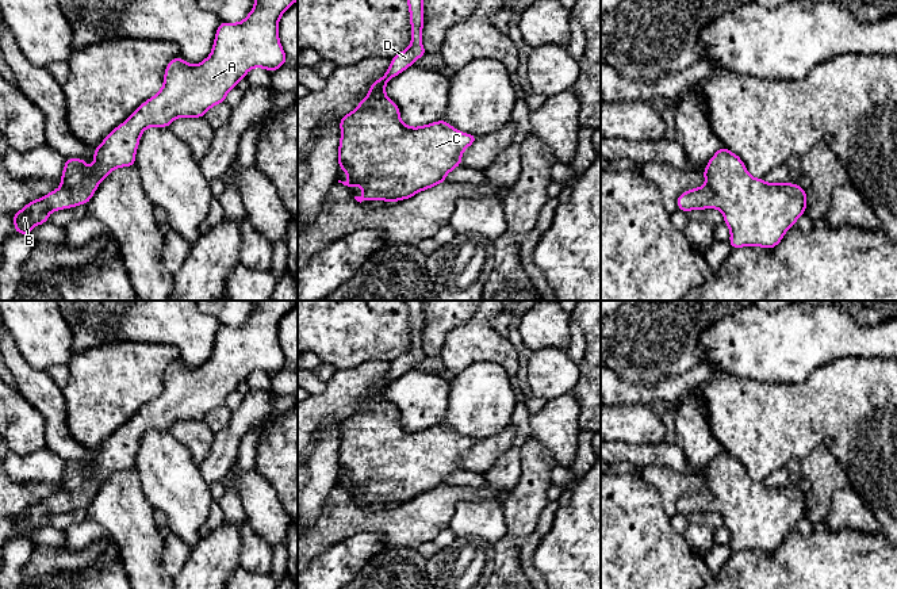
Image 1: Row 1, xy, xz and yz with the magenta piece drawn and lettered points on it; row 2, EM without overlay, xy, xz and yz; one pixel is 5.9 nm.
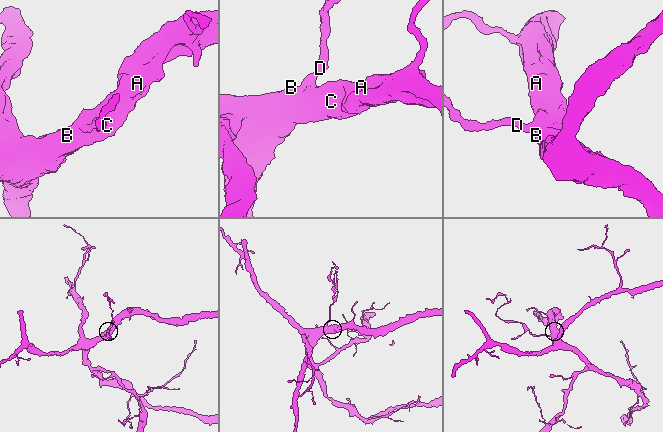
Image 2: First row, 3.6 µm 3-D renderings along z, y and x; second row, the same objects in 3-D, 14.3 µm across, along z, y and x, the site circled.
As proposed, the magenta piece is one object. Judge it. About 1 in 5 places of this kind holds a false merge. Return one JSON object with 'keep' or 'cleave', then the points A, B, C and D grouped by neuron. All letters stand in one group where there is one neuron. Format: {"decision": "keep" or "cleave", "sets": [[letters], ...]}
{"decision": "keep", "sets": [["A", "B", "C", "D"]]}

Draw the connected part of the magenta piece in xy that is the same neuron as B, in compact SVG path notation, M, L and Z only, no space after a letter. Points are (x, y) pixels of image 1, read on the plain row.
M254 301L253 313L242 325L227 326L221 325L210 359L200 367L187 367L180 359L173 362L165 371L162 391L143 405L123 427L115 431L93 455L93 470L88 470L84 462L65 462L64 475L61 478L61 490L50 494L41 502L34 502L20 515L12 519L15 536L31 539L34 529L47 525L53 515L72 512L78 508L88 508L99 487L116 471L135 468L135 456L139 448L142 436L147 431L169 431L176 421L202 421L207 414L226 405L226 398L230 393L245 382L246 376L253 371L262 371L275 375L287 366L287 359L279 343L279 324L281 318L298 303L298 301Z

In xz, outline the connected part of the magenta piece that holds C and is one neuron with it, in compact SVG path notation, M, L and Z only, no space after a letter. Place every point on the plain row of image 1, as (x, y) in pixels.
M406 301L406 303L410 314L411 347L391 362L388 374L369 390L367 401L359 405L359 410L340 422L338 468L349 482L338 486L349 493L360 489L364 498L354 500L360 506L363 504L392 506L410 502L421 494L444 486L446 478L461 468L463 455L478 443L476 439L461 436L444 422L419 431L405 428L400 424L399 410L387 401L386 387L426 357L421 344L423 301Z

